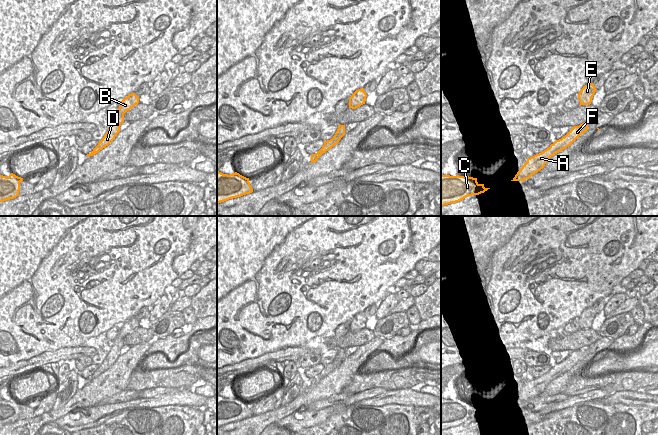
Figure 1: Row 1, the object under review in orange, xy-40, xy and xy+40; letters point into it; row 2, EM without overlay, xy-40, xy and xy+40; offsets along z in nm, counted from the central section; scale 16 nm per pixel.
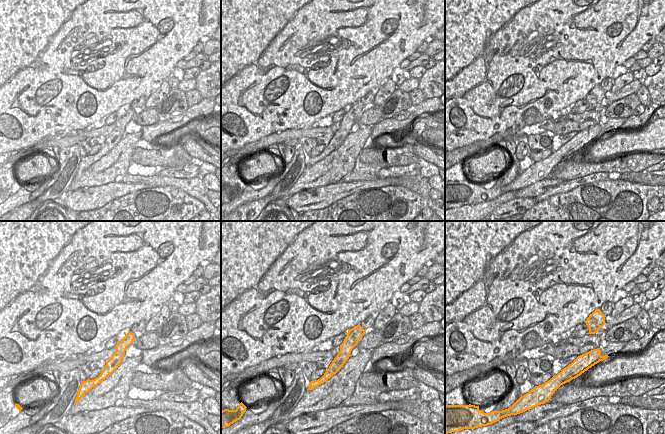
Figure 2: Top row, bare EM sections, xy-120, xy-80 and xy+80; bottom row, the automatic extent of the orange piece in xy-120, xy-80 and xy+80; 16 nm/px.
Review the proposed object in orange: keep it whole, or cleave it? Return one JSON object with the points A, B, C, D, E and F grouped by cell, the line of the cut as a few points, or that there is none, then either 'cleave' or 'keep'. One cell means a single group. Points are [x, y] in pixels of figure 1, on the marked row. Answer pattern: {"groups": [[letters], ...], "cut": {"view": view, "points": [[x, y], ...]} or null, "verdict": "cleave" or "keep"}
{"groups": [["A", "C", "F"], ["B", "D", "E"]], "cut": {"view": "xy", "points": [[318, 151], [321, 154]]}, "verdict": "cleave"}

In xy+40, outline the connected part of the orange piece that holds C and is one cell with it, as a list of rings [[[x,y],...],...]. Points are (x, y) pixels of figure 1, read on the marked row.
[[[441,174],[441,206],[456,203],[468,196],[479,195],[490,188],[479,184],[477,178]]]

